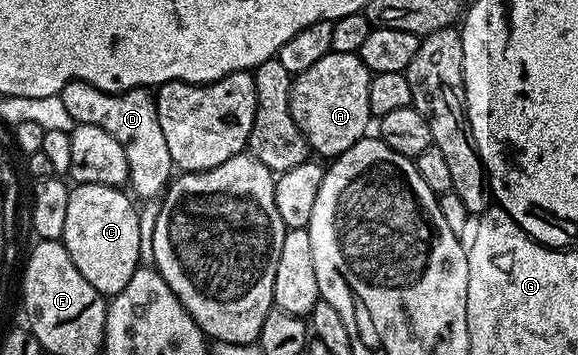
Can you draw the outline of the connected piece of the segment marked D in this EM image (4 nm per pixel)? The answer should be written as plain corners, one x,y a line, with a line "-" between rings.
72,82
61,89
60,96
74,123
95,124
95,128
111,132
111,136
115,136
115,140
123,144
129,165
127,186
138,199
141,197
145,198
141,200
157,200
164,195
174,177
175,167
171,152
167,149
167,139
163,136
163,128
159,128
157,100
152,89
142,88
112,94
86,82

